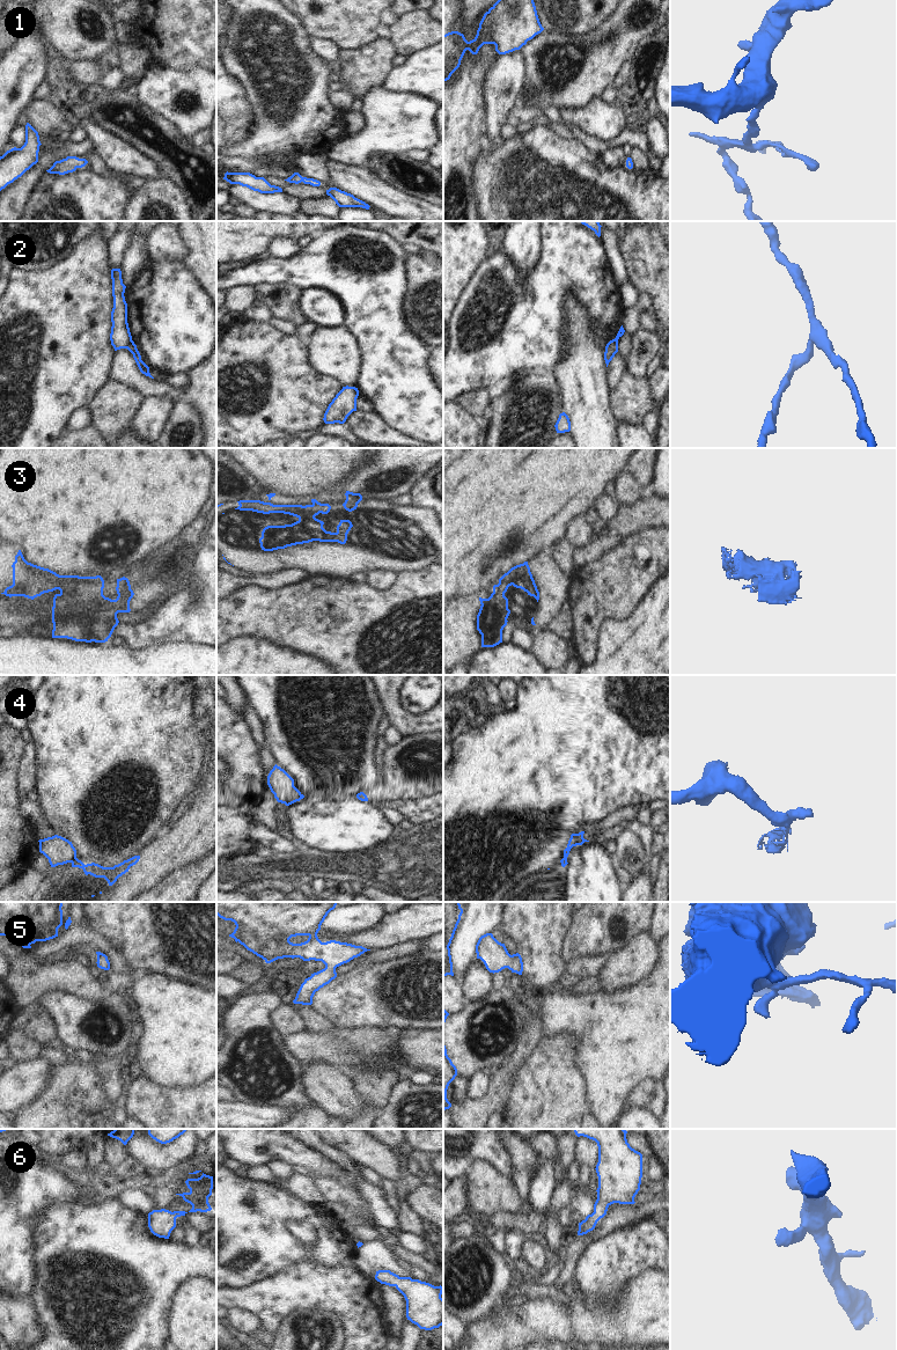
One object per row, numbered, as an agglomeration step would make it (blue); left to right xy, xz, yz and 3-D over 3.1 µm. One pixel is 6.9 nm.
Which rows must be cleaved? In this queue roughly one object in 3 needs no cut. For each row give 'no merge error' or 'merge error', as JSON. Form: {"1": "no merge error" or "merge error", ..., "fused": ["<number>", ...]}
{"1": "no merge error", "2": "merge error", "3": "merge error", "4": "merge error", "5": "no merge error", "6": "no merge error", "fused": ["2", "3", "4"]}

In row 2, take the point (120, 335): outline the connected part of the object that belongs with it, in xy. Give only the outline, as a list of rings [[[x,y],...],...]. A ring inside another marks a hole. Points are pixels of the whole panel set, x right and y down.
[[[120,269],[111,270],[113,308],[111,311],[111,333],[110,340],[115,351],[125,348],[132,339],[127,323],[127,303],[125,301],[125,288],[123,284]]]

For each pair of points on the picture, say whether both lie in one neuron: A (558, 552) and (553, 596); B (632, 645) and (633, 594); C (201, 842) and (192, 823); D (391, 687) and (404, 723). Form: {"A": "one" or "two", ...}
{"A": "two", "B": "two", "C": "one", "D": "one"}

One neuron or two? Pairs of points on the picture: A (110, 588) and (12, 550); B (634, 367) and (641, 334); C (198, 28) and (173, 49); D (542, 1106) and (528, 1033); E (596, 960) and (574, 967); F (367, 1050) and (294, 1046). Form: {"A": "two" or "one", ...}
{"A": "one", "B": "one", "C": "one", "D": "two", "E": "one", "F": "one"}

